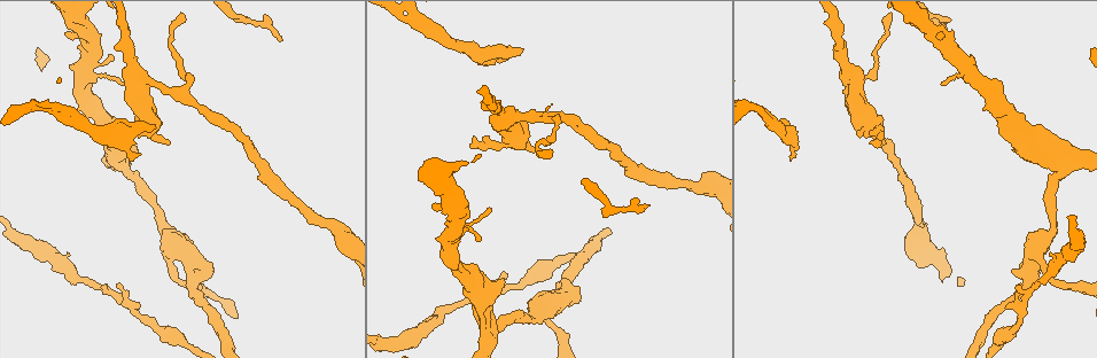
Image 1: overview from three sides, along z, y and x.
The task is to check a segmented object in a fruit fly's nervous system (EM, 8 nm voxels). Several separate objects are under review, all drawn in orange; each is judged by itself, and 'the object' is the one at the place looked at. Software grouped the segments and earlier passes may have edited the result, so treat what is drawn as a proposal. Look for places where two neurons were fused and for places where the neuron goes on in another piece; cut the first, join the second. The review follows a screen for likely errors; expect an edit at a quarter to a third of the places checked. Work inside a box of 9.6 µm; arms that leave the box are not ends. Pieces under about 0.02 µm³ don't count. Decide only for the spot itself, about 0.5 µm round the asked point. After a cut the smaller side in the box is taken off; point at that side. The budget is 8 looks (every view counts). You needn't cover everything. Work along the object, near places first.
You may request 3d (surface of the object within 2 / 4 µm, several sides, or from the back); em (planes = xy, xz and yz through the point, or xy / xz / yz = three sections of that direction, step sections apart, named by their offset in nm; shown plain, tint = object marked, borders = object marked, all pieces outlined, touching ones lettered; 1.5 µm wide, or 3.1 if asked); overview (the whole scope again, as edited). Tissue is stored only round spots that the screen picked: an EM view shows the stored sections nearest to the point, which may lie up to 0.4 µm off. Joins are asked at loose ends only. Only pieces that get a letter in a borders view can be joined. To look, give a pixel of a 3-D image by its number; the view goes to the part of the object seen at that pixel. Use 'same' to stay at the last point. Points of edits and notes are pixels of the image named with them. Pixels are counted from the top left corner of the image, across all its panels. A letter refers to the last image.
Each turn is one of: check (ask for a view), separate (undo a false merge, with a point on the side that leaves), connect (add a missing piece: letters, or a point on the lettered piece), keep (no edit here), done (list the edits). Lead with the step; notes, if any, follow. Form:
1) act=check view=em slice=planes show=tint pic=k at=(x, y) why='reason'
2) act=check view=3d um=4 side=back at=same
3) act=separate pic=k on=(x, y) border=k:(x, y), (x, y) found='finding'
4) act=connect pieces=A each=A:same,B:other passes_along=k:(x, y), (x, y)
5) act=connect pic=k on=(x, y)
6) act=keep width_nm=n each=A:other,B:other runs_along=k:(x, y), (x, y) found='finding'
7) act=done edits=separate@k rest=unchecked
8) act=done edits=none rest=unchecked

act=check view=3d um=2 pic=1 at=(491, 209) why='branch stops here'

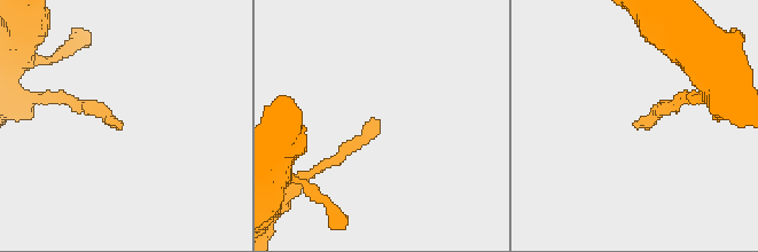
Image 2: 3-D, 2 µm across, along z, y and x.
act=check view=em slice=xz step=4 show=borders pic=2 at=(121, 123)

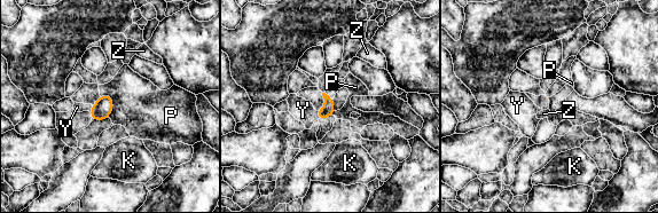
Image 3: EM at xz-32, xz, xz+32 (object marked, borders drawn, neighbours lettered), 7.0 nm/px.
act=keep each=K:other,P:other,Y:other,Z:other border=3:(103, 94), (111, 97), (108, 117) found='no lettered piece goes on from it'

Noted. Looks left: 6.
act=check view=em slice=yz step=8 show=borders pic=1 at=(562, 279) why='stops while still wide'

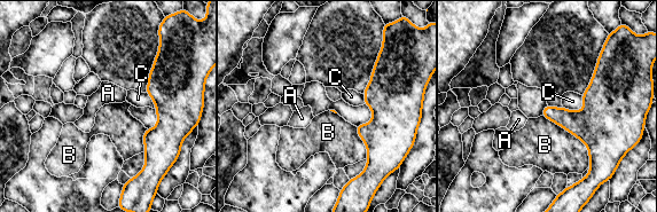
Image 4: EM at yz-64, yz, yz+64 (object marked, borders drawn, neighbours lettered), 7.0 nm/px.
act=check view=em slice=xy step=8 show=borders at=same

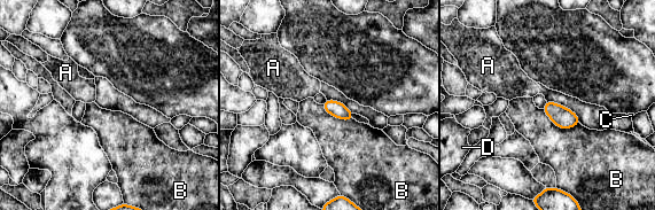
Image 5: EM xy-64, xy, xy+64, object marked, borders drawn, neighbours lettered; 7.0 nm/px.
act=keep each=A:other,B:other,C:other,D:other border=5:(542, 109), (560, 127), (579, 124) found='none of them fits'

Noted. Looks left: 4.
act=check view=3d um=4 side=back pic=1 at=(70, 31) why='an open end'

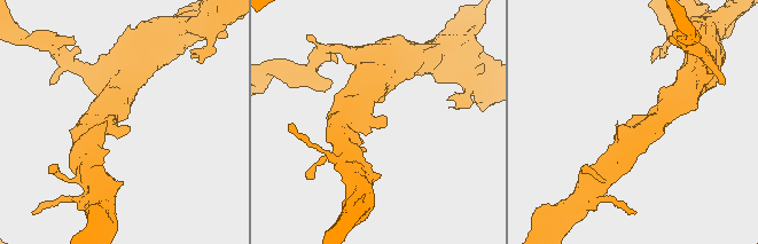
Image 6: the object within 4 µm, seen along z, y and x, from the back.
act=check view=em slice=planes show=plain pic=6 at=(633, 124)

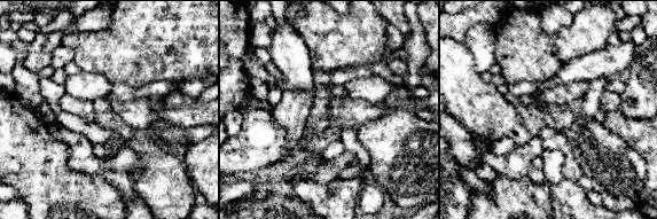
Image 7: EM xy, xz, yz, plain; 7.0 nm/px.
act=check view=em slice=planes show=borders at=same why='see the neighbours'

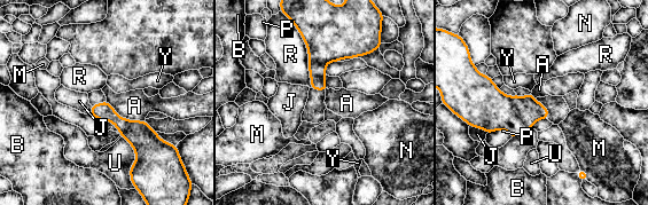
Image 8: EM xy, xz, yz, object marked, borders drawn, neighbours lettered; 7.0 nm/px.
act=keep each=A:other,B:other,J:other,M:other,N:other,P:other,R:other,U:other,Y:other runs_along=8:(93, 108), (162, 150) found='no lettered piece goes on from it'

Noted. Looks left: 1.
act=done edits=none rest=unchecked

